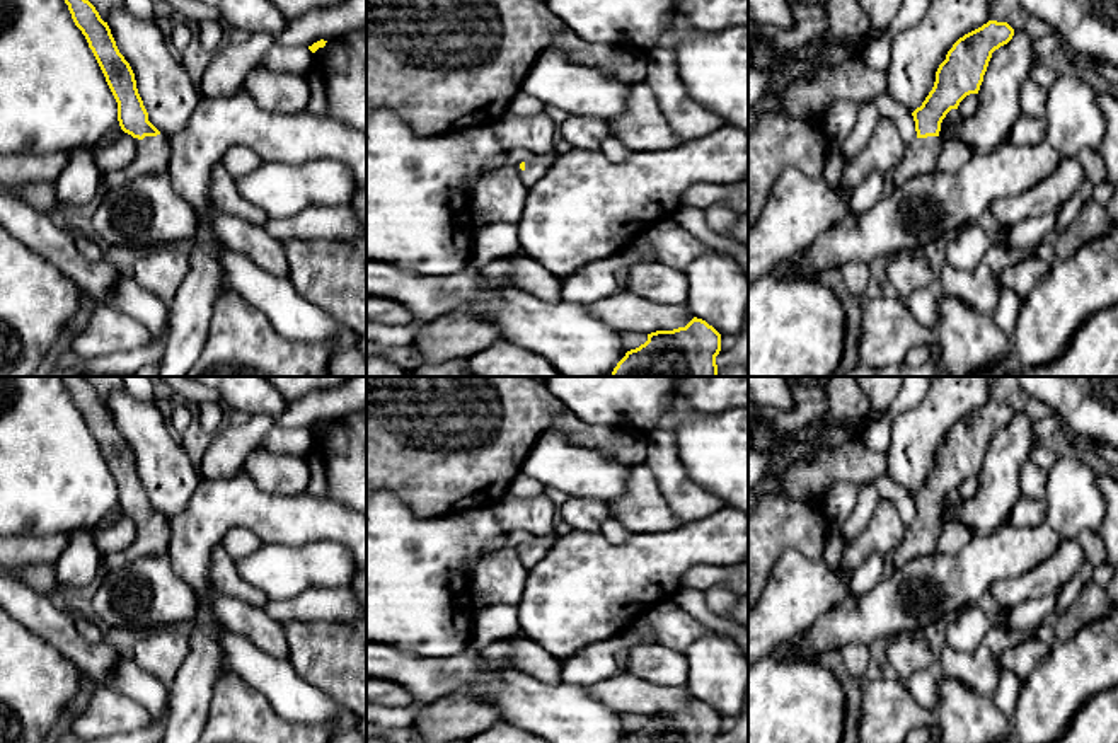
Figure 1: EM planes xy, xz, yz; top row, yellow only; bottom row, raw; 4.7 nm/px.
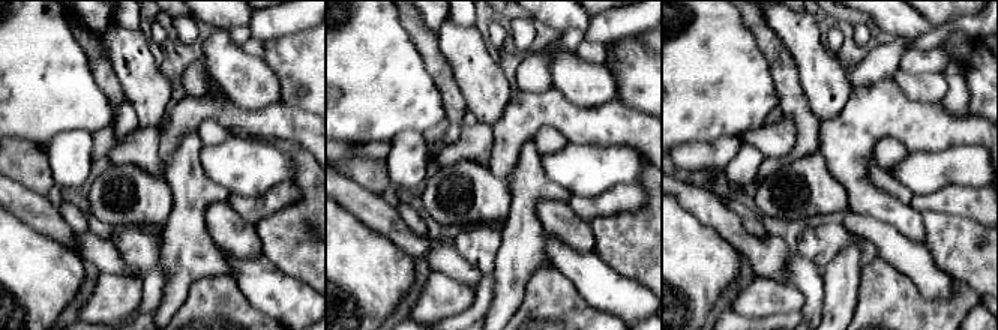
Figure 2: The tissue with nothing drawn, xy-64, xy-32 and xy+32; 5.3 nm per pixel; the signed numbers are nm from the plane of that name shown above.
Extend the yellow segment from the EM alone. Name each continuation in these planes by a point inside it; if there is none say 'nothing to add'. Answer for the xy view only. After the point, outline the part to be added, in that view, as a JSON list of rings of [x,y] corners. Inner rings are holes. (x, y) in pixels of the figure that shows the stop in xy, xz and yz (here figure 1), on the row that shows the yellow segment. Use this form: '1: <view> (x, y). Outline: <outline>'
1: xy (152, 155). Outline: [[[160,133],[157,136],[135,138],[136,155],[130,165],[121,170],[104,172],[99,184],[99,194],[121,187],[140,176],[167,174],[170,160],[169,136]]]

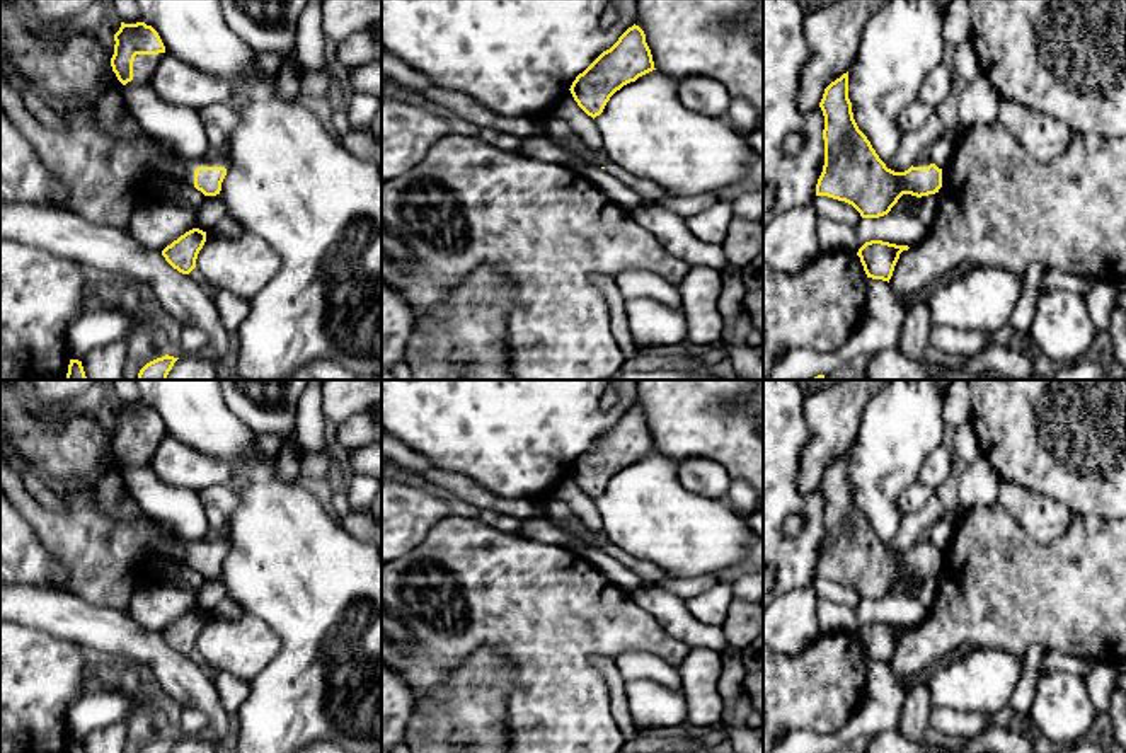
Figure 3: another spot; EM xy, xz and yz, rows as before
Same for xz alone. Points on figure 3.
nothing to add

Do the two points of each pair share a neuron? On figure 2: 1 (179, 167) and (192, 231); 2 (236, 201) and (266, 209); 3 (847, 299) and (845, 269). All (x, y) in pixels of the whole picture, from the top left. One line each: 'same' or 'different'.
1: same
2: same
3: same

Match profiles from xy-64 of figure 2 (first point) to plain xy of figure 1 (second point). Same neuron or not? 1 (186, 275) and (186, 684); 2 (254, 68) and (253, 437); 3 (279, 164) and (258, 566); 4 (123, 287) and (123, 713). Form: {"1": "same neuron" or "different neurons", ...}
{"1": "same neuron", "2": "different neurons", "3": "same neuron", "4": "same neuron"}

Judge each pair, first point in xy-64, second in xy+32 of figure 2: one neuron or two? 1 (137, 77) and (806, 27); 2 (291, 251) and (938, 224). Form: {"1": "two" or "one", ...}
{"1": "one", "2": "one"}

